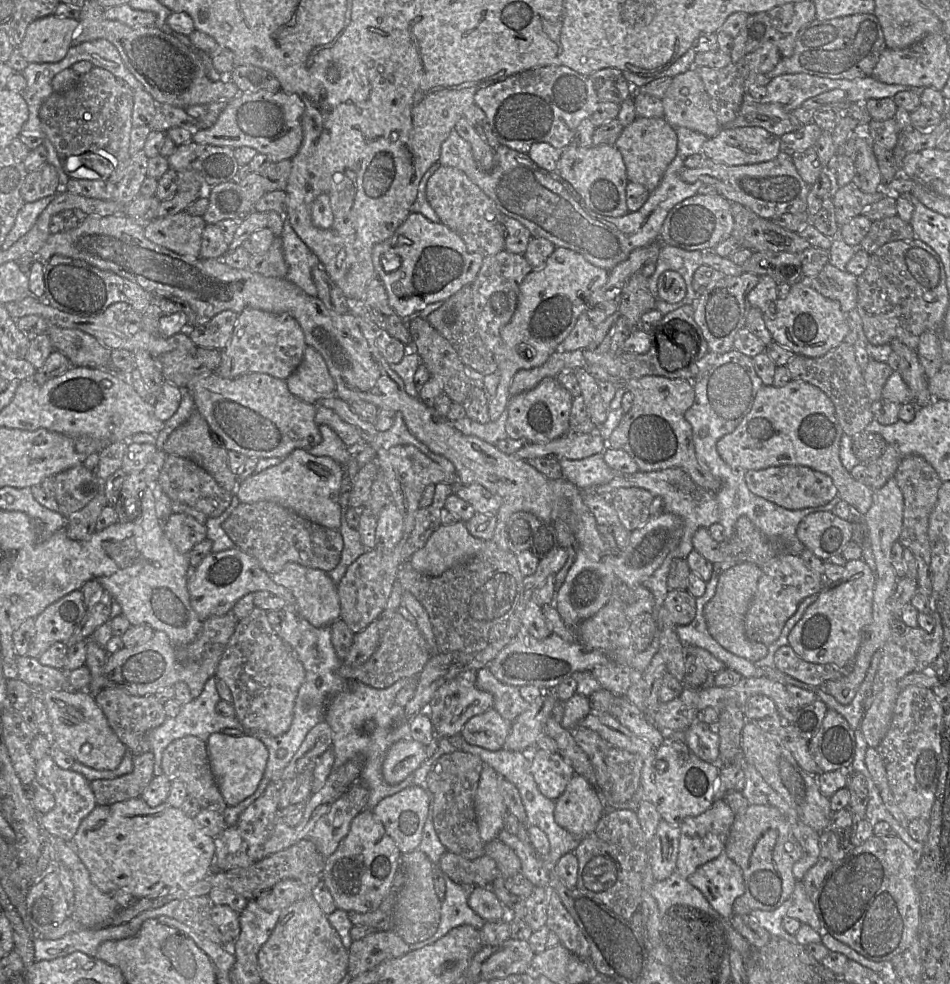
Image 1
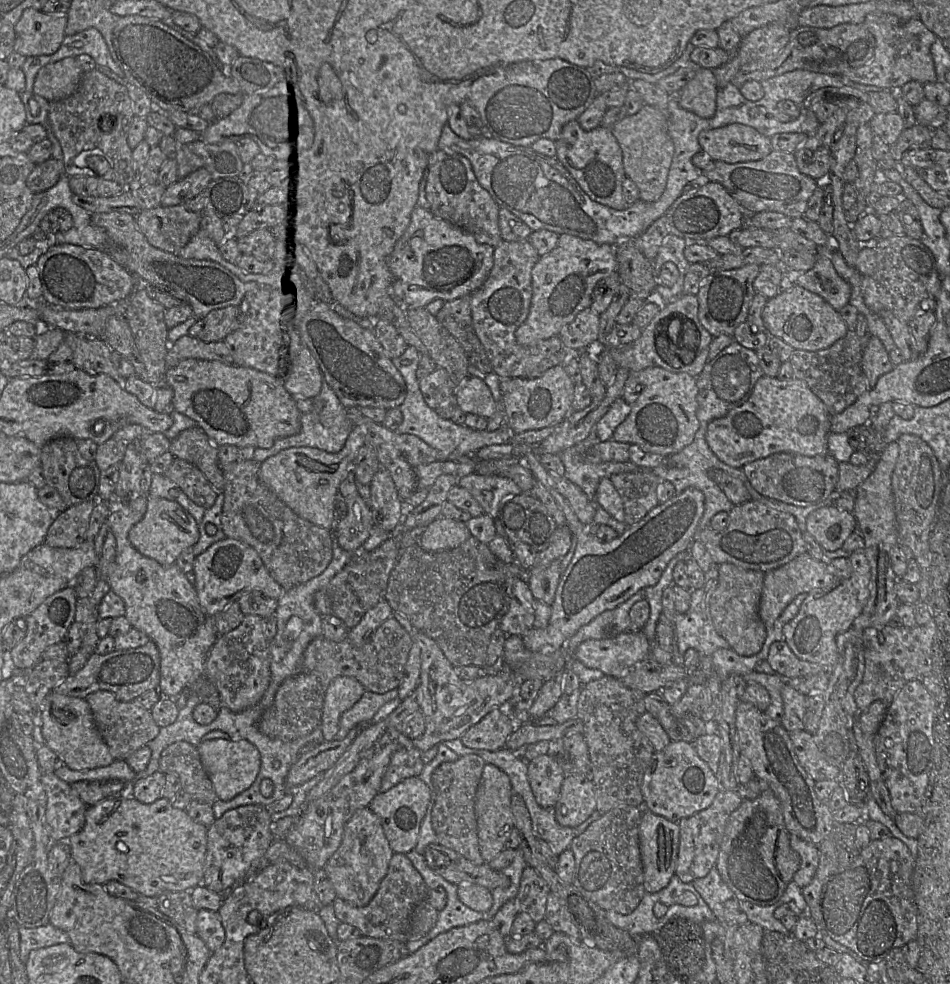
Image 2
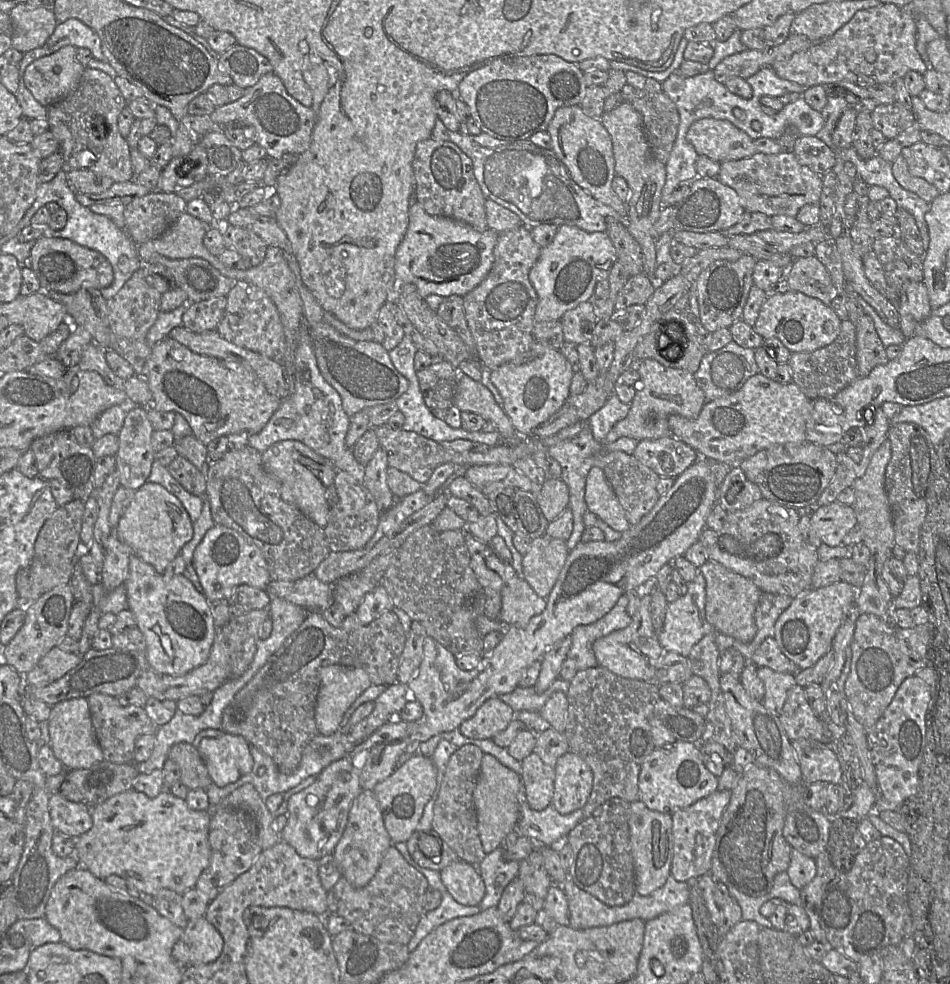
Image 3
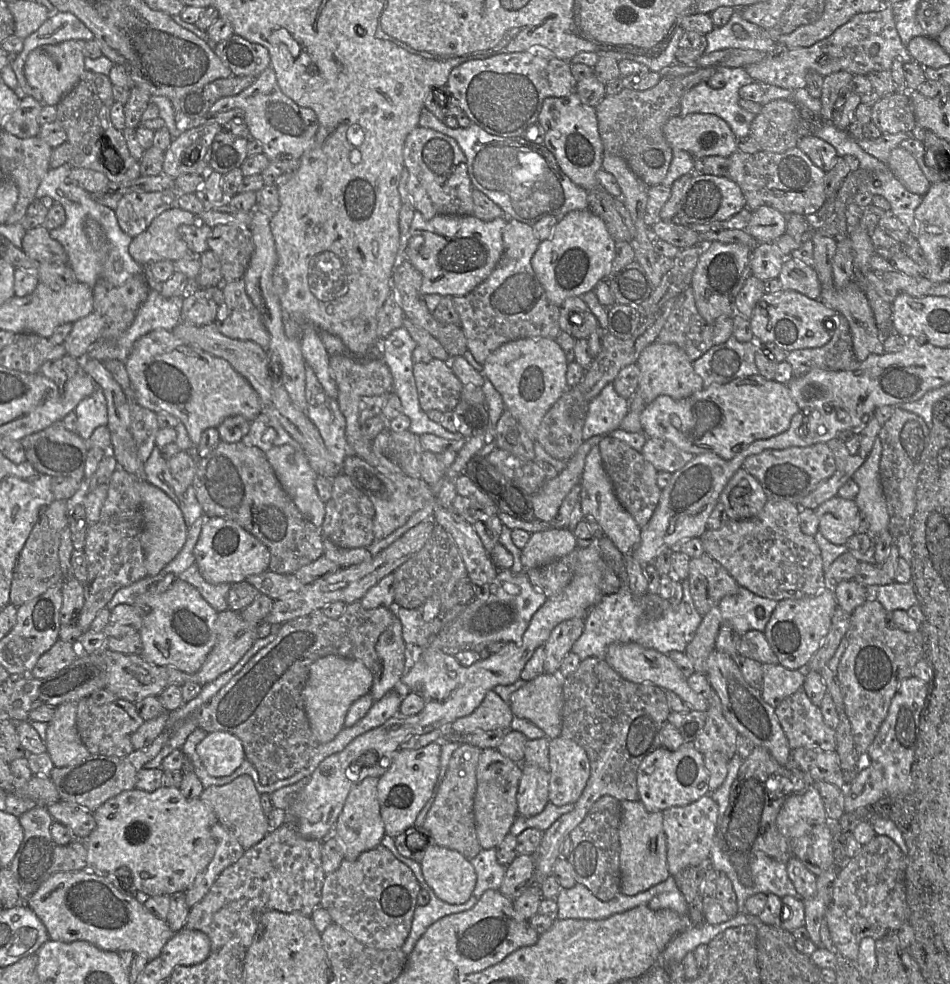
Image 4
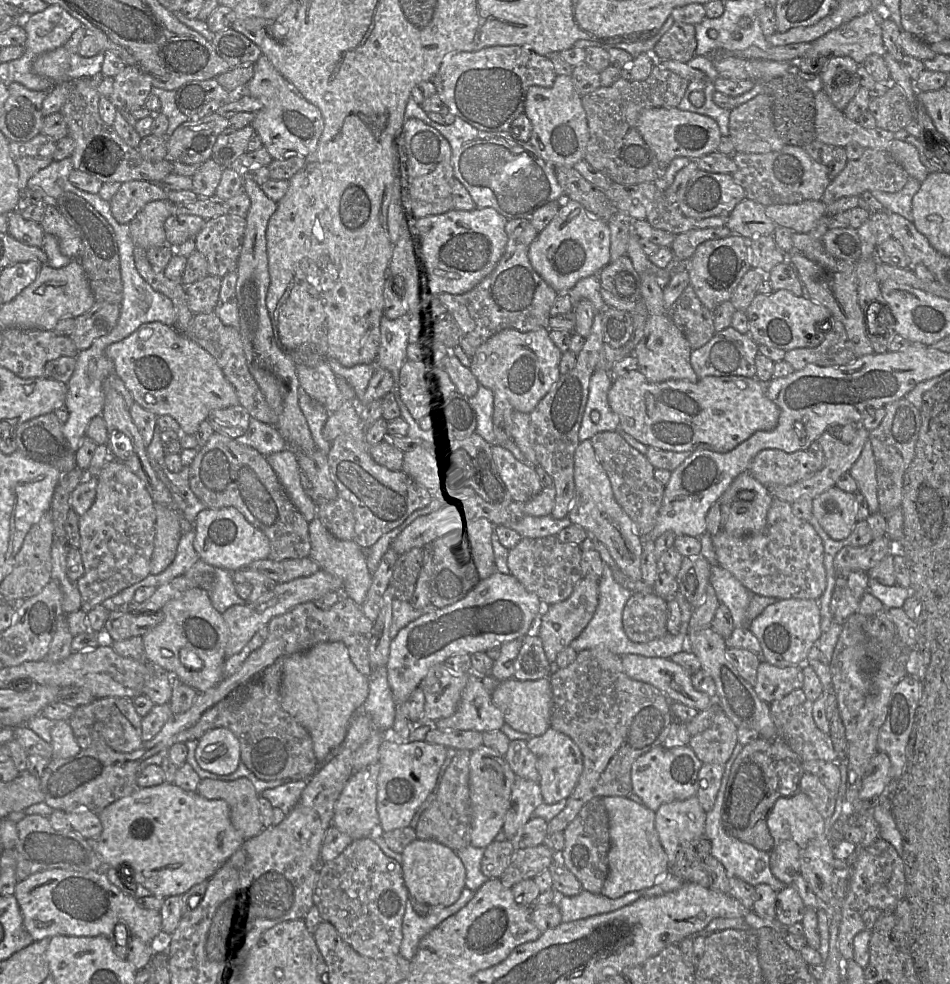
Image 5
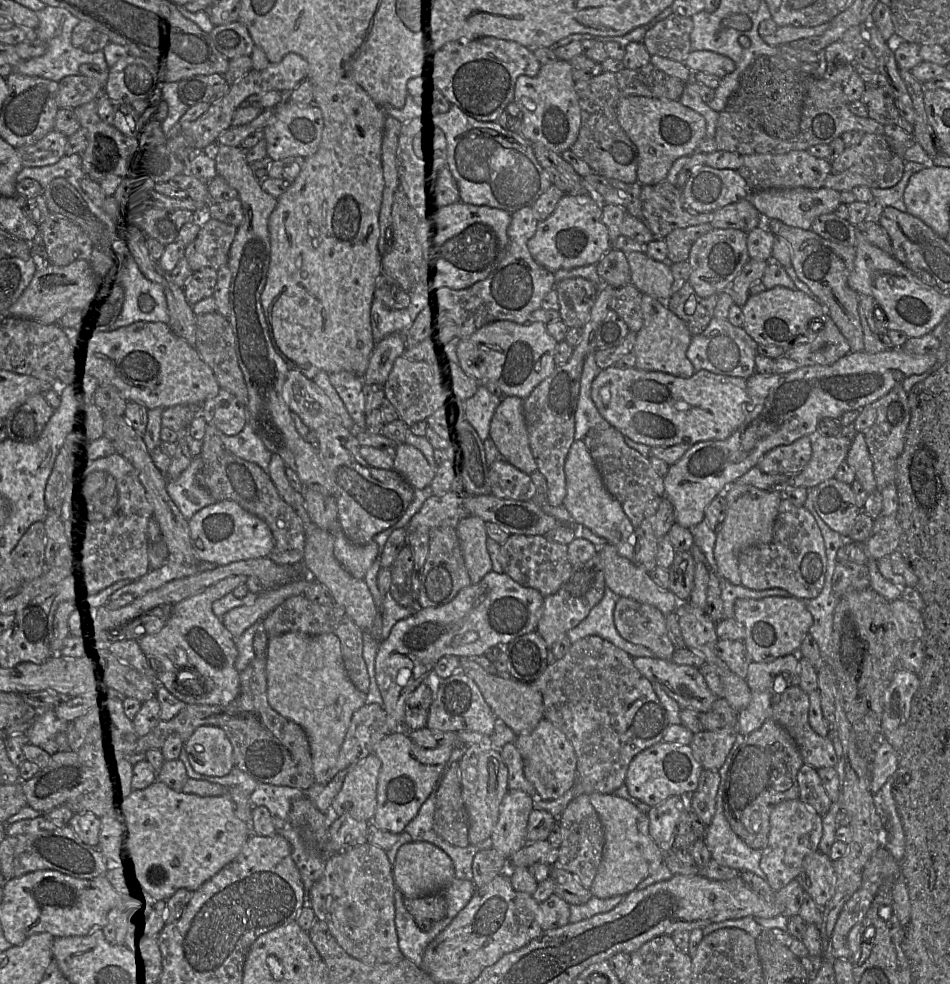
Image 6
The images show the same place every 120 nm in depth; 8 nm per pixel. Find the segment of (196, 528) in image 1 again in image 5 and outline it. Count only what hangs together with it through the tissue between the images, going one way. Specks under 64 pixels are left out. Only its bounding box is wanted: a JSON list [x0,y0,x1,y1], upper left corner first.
[150,503,182,574]

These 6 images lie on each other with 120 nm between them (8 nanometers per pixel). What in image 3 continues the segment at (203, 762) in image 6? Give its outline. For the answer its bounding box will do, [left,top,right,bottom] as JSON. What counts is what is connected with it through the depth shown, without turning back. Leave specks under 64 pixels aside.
[197,732,254,787]

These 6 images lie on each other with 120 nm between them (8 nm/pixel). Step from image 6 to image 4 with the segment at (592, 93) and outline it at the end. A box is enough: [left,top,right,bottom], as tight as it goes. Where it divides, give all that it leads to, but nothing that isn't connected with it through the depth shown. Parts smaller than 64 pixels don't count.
[595,66,717,187]

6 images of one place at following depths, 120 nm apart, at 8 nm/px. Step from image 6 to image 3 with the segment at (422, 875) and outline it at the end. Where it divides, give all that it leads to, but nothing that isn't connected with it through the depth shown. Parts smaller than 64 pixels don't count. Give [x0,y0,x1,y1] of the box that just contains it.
[440,859,485,906]

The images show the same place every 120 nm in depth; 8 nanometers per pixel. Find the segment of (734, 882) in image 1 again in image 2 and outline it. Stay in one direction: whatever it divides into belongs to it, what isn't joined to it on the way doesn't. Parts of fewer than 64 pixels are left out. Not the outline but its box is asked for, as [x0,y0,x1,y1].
[691,866,734,922]

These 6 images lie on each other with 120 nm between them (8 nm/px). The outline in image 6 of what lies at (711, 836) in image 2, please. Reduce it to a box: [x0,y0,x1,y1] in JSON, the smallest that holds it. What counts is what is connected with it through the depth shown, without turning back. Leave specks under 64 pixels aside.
[648,794,693,853]

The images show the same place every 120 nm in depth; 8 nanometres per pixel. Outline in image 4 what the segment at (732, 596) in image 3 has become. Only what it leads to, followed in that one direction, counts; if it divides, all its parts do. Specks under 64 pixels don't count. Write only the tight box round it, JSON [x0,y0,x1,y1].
[687,553,740,617]

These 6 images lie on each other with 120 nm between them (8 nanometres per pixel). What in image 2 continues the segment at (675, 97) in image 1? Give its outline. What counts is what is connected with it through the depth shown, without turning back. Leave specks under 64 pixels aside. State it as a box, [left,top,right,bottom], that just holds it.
[677,67,717,119]

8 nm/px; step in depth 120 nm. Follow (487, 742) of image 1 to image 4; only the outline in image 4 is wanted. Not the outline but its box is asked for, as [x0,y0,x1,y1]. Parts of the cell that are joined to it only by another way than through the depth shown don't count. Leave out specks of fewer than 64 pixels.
[449,690,513,734]

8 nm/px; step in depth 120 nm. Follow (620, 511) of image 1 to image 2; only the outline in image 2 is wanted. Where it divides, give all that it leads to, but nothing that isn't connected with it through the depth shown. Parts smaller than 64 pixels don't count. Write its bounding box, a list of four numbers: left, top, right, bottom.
[609,469,662,527]

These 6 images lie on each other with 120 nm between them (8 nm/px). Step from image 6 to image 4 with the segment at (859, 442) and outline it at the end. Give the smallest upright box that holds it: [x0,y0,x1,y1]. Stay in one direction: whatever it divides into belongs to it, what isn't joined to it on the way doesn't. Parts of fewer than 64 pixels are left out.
[852,438,889,538]

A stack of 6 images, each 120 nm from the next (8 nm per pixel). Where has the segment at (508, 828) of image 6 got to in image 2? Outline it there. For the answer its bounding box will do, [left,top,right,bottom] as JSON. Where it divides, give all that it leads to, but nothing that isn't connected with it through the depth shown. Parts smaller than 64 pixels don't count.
[527,754,564,808]

